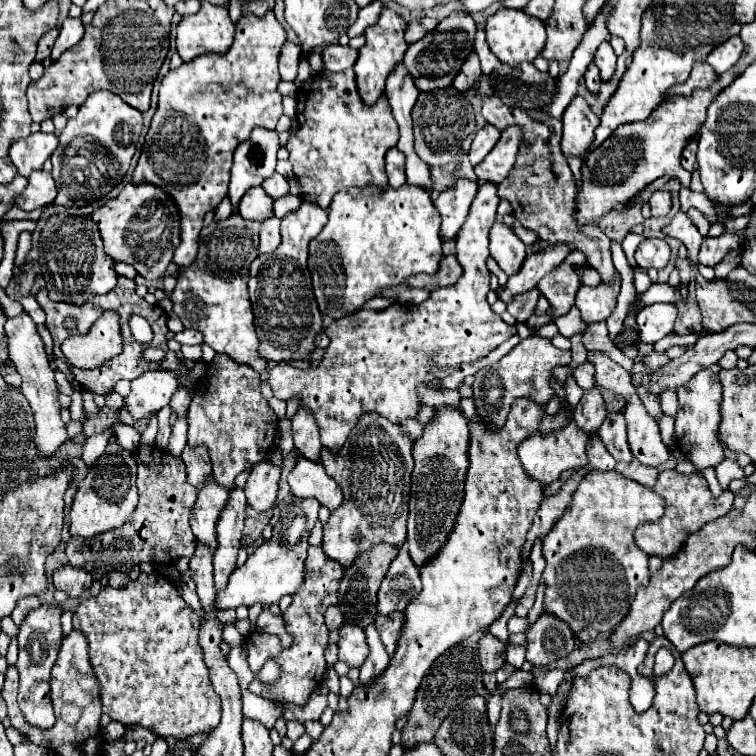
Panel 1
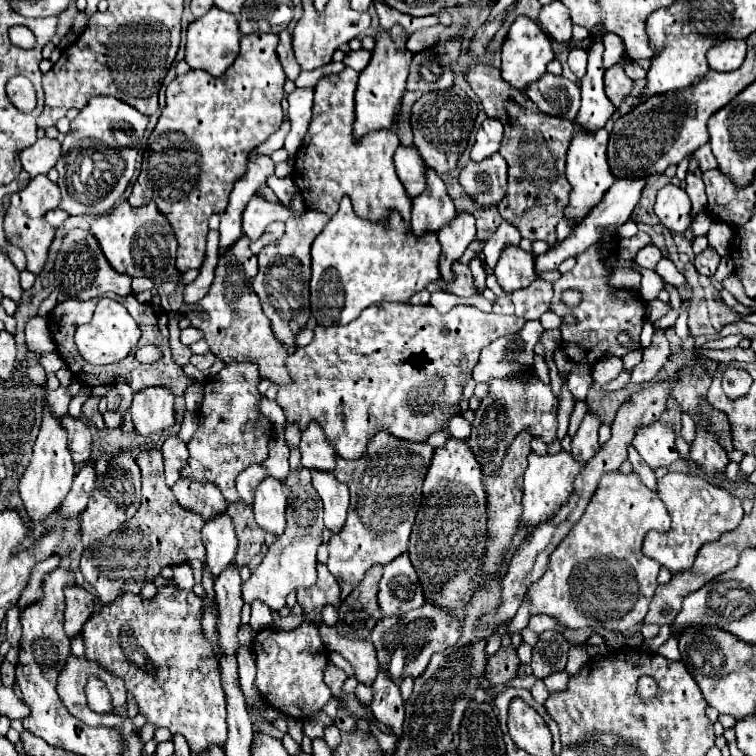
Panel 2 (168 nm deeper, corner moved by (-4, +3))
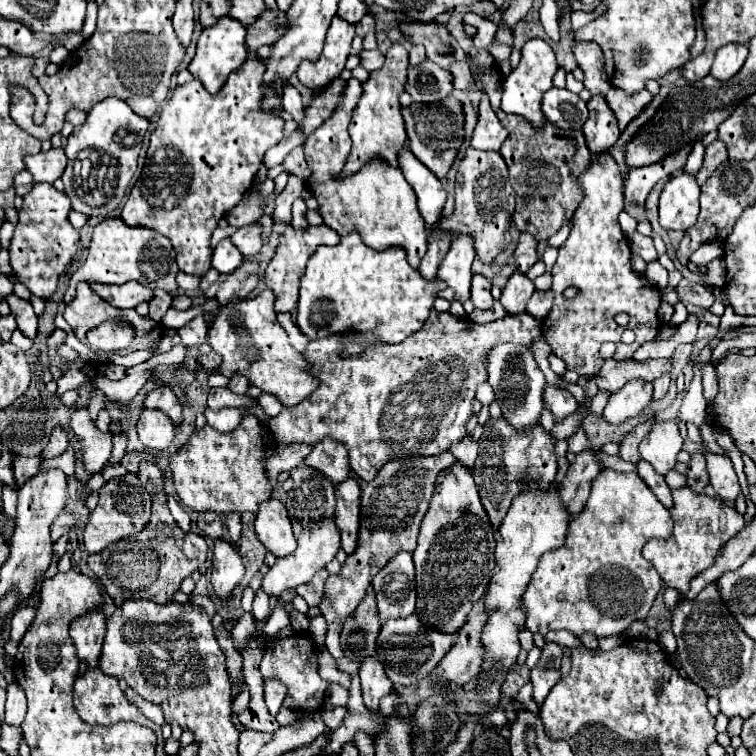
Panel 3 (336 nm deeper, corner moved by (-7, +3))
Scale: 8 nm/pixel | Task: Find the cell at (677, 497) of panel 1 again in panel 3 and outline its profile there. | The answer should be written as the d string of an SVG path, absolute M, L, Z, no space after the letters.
M691 488L673 490L673 502L675 502L675 506L671 508L671 518L675 522L673 534L669 538L663 538L663 540L657 540L657 538L649 540L643 548L643 556L657 568L657 572L661 574L661 580L667 588L675 588L677 592L687 594L689 582L715 562L715 558L721 554L721 548L725 546L725 542L729 542L733 536L737 536L745 522L743 522L743 516L737 514L737 510L731 508L729 504L725 504L723 500L711 498L707 494L695 494Z

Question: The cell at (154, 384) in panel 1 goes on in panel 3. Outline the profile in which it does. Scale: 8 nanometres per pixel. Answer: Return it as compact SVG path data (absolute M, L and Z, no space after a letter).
M143 408L141 418L137 422L137 434L145 448L165 450L173 442L175 426L167 420L167 416L163 416L163 412L151 412Z

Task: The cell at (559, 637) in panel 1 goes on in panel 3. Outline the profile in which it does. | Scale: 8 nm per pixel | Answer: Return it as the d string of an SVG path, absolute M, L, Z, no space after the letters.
M555 642L545 644L539 664L531 670L533 700L537 704L543 704L543 700L549 694L549 690L553 688L553 684L559 682L559 678L561 678L561 672L559 672L561 658L563 658L563 650L561 650L559 644L555 644Z

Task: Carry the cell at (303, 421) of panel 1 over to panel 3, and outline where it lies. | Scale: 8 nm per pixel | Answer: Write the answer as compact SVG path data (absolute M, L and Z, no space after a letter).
M325 438L313 446L313 452L307 456L305 464L311 464L335 484L341 484L343 480L349 478L351 466L349 466L349 452L343 444L339 444L333 438Z

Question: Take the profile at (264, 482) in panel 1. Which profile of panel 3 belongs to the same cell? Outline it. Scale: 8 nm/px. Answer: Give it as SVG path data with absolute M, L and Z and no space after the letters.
M269 498L259 506L255 518L255 534L259 542L277 558L289 556L297 548L297 540L291 530L289 514L281 500Z

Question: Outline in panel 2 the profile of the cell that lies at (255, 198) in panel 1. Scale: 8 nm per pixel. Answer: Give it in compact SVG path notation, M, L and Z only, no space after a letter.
M256 194L256 196L252 196L252 200L248 202L248 206L244 210L242 232L250 238L250 242L254 242L262 236L262 232L266 230L266 226L270 222L274 222L274 220L284 222L294 215L288 208L280 206L278 202L270 202L262 194Z

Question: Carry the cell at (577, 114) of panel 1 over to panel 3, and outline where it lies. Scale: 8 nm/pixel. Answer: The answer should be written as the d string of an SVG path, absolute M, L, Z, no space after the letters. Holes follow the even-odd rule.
M593 156L593 164L587 172L583 172L583 176L579 176L579 184L585 196L575 210L573 230L567 242L559 248L559 258L551 270L555 302L543 318L543 336L553 354L559 356L569 370L575 370L579 376L593 378L603 366L603 358L599 354L603 342L617 344L613 360L629 360L643 342L657 338L661 326L661 292L657 286L651 286L645 276L631 270L629 240L617 222L617 216L623 210L623 178L613 156ZM569 286L579 290L573 300L565 300L561 296L561 292ZM619 312L629 314L631 320L627 328L637 336L629 346L619 342L625 330L615 322Z

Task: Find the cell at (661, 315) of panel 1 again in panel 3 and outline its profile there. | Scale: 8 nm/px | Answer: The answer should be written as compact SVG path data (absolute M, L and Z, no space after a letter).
M645 380L629 382L619 392L609 396L609 402L603 410L603 420L609 424L623 424L629 418L635 418L641 414L641 410L649 404L653 394L653 384Z

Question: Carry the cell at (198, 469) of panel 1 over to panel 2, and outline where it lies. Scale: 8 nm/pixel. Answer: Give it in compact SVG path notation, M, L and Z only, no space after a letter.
M180 478L172 486L172 490L174 490L176 500L180 500L184 508L192 508L200 512L206 520L216 516L216 512L226 510L226 502L222 498L222 492L216 488L216 484Z

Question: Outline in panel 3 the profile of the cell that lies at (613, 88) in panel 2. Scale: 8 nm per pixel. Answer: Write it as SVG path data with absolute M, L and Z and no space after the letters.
M611 88L611 92L605 96L605 100L617 118L619 130L623 132L627 128L627 124L645 110L645 106L653 100L653 96L647 90L639 92L639 96L623 96L623 92L619 92L617 88Z

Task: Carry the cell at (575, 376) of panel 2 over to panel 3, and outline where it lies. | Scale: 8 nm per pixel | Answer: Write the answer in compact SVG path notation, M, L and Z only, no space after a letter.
M545 384L543 388L543 404L553 414L555 422L561 422L577 410L577 400L573 398L573 394L551 384Z

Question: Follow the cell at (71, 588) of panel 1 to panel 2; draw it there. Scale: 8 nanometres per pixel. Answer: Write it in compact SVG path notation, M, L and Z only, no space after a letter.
M70 584L64 588L66 594L66 610L64 610L64 630L72 638L80 634L80 628L94 612L94 596L78 584Z

